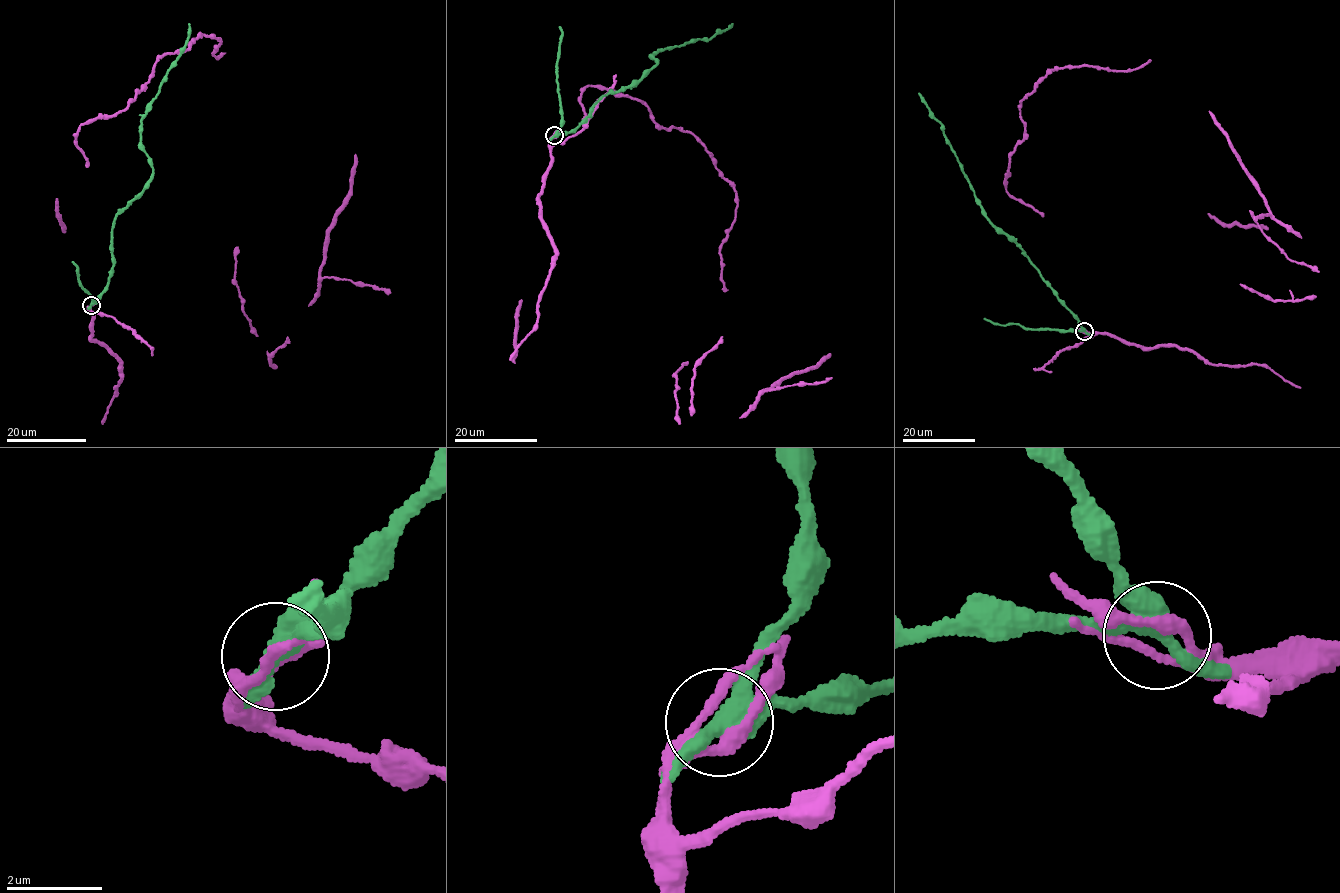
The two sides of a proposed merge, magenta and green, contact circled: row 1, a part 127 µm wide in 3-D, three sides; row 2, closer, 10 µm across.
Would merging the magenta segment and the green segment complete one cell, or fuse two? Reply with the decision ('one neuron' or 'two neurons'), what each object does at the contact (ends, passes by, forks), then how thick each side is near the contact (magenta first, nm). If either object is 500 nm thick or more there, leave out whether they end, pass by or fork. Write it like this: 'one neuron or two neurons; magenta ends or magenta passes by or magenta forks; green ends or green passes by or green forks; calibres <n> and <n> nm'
one neuron; magenta passes by; green forks; calibres 240 and 380 nm

